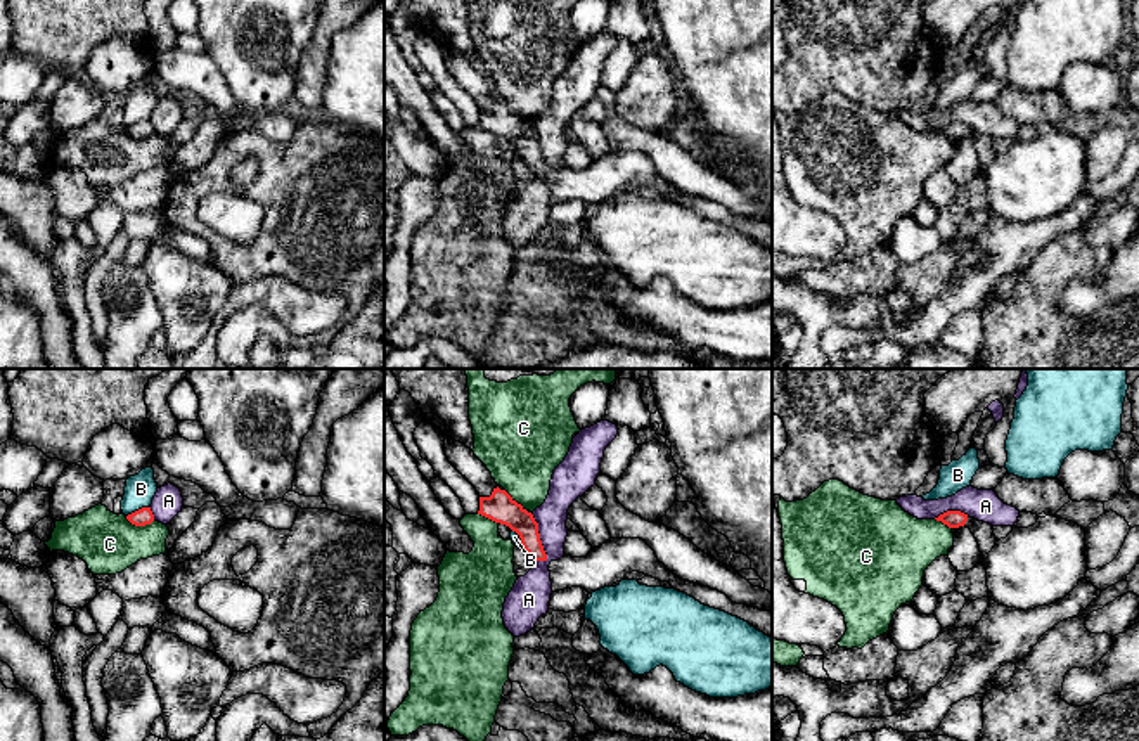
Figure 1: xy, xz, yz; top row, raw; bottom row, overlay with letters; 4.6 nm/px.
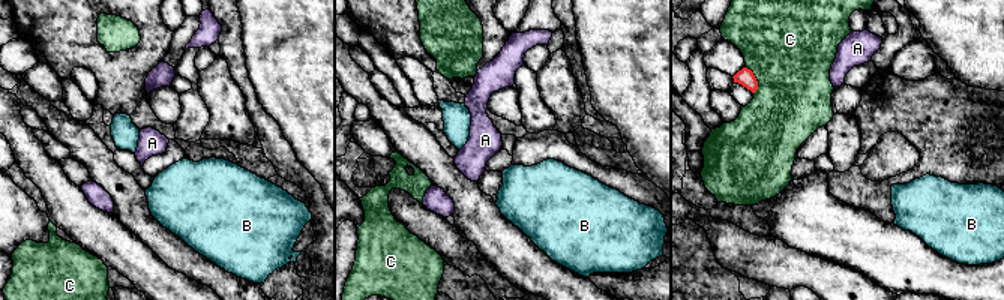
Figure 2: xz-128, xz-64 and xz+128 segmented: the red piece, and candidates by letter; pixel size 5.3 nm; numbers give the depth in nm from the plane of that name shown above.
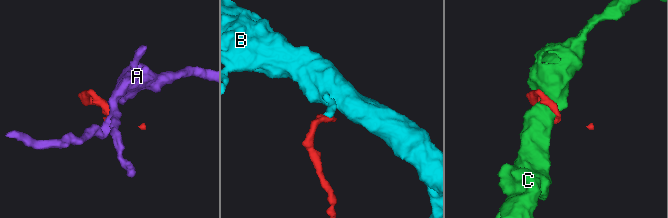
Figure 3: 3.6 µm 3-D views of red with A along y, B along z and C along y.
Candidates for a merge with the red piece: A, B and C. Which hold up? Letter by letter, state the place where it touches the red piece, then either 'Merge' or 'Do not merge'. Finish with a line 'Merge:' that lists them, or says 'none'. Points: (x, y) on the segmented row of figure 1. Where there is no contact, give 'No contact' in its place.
A: Touches red at xz (539, 537). Do not merge
B: Touches red at xy (139, 509). Do not merge
C: Touches red at xy (139, 525). Do not merge
Merge: none

